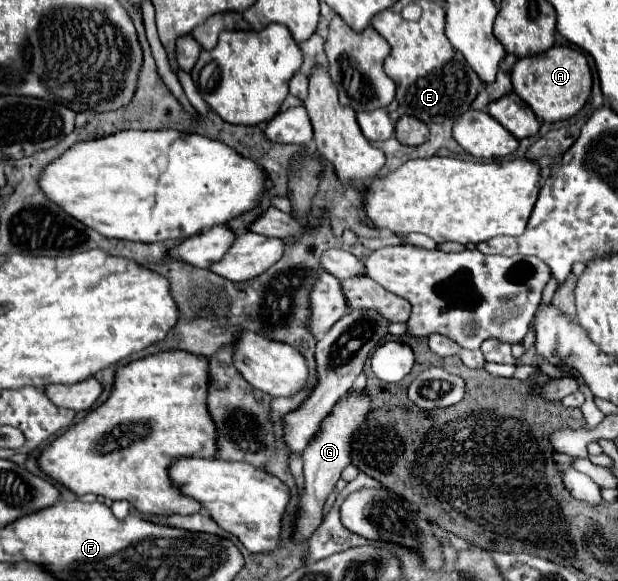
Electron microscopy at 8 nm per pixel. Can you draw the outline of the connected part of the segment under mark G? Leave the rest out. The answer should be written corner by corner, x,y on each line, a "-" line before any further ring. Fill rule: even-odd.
353,389
345,397
337,401
337,405
331,409
331,413
323,419
319,425
319,431
311,437
309,445
303,451
303,461
305,461
305,497
301,499
299,507
299,517
297,517
297,541
309,539
313,531
321,525
323,521
323,503
335,483
341,477
341,471
351,463
351,443
353,435
365,425
365,419
369,419
373,407
371,407
371,397
367,395
365,389

